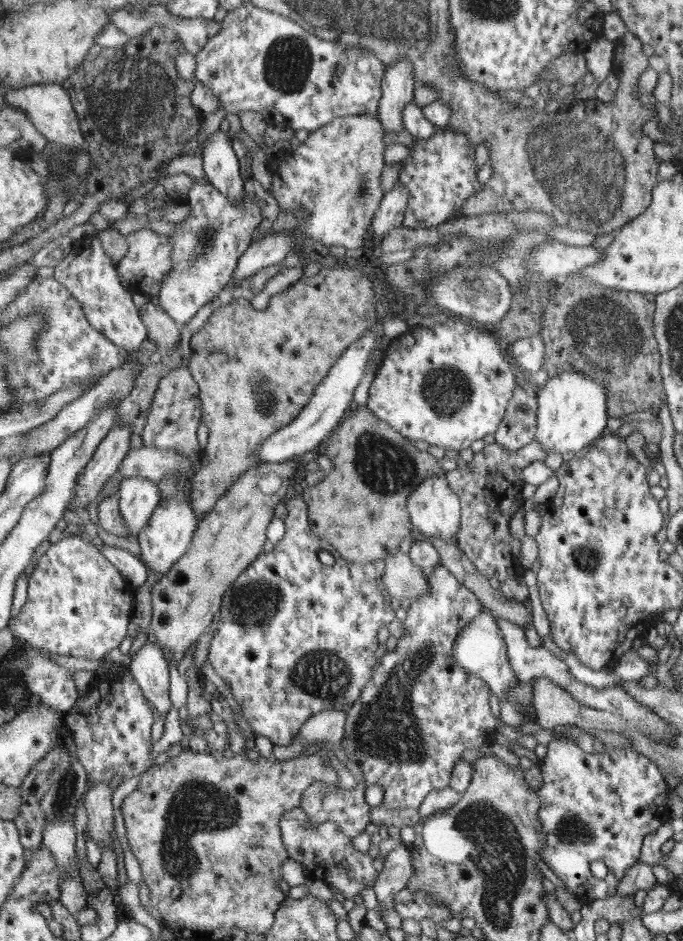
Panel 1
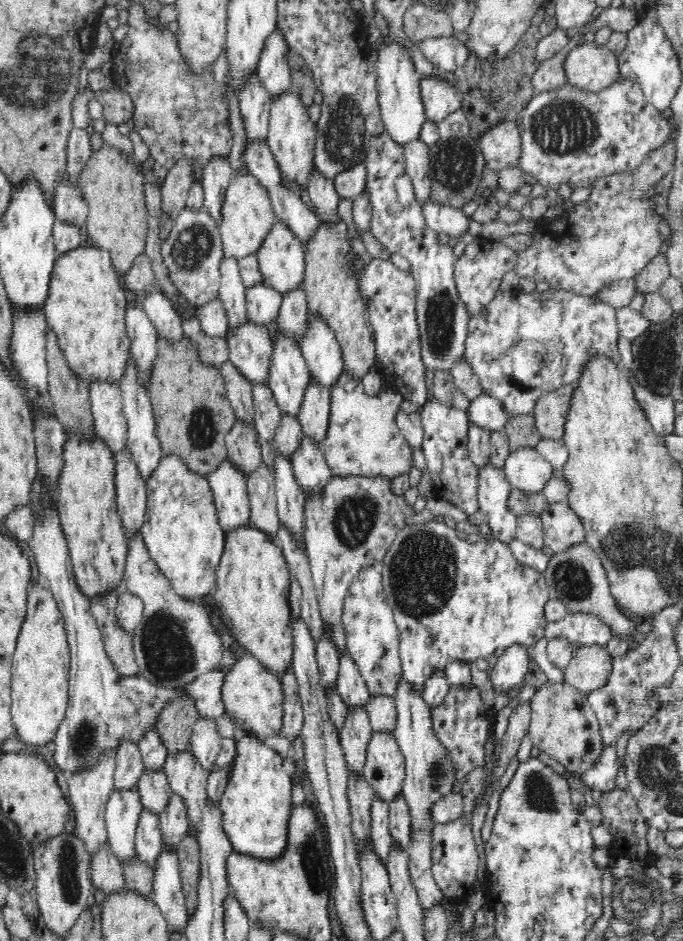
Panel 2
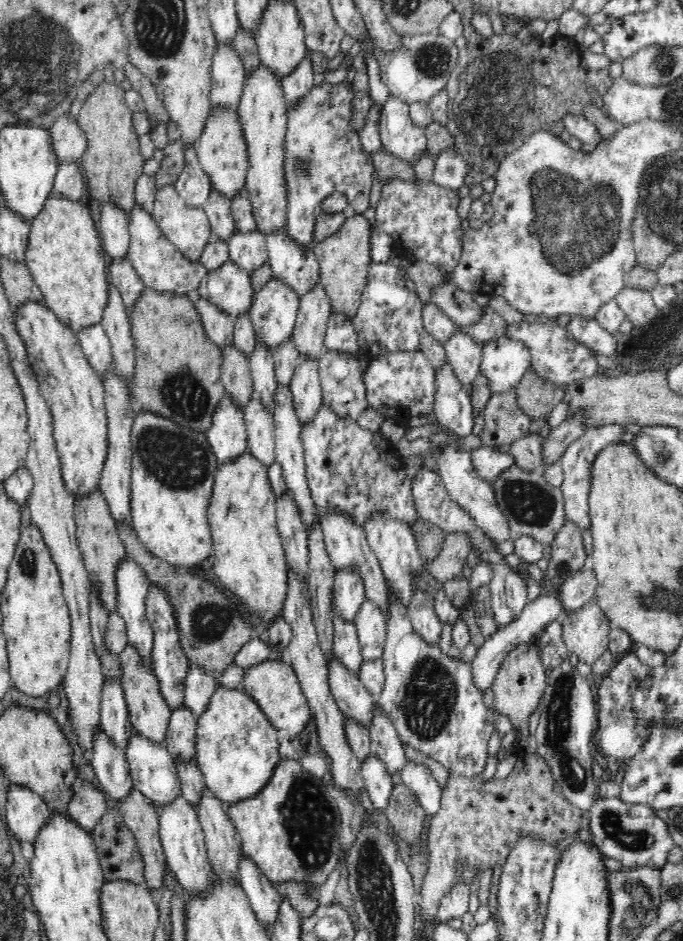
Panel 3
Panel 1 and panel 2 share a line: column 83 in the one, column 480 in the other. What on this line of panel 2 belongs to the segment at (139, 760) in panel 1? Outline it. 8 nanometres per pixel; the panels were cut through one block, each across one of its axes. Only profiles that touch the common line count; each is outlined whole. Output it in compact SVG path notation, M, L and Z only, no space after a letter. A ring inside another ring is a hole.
M450 686L445 702L439 708L432 709L431 713L432 729L436 731L440 743L448 747L448 754L451 754L452 761L455 762L456 781L455 786L452 786L452 791L457 793L463 783L463 778L472 769L476 766L484 768L484 756L486 756L484 746L494 725L494 710L490 703L484 704L478 688L461 690L457 686Z

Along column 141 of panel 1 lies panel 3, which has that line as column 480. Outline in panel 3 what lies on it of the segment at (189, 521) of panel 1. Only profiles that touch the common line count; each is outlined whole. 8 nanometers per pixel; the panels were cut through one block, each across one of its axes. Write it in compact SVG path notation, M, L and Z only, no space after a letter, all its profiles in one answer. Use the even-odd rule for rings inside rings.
M424 466L416 476L412 477L412 494L415 495L416 511L418 511L419 518L423 522L431 522L431 524L435 524L445 532L466 532L470 535L472 550L478 549L482 561L492 563L494 568L489 587L490 593L492 593L492 609L494 610L496 624L499 627L504 627L514 623L529 602L527 586L523 581L520 581L516 574L512 573L512 570L508 569L508 565L503 559L504 556L498 554L495 549L495 542L485 537L485 534L475 525L472 517L449 497L445 484L436 471L431 471Z

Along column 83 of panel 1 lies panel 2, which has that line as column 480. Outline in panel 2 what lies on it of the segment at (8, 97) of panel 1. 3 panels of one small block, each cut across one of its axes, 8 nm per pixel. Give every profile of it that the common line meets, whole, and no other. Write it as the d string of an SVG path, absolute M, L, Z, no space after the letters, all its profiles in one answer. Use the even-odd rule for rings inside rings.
M512 120L495 124L480 134L478 144L486 162L485 167L499 171L520 166L521 134L518 124Z

